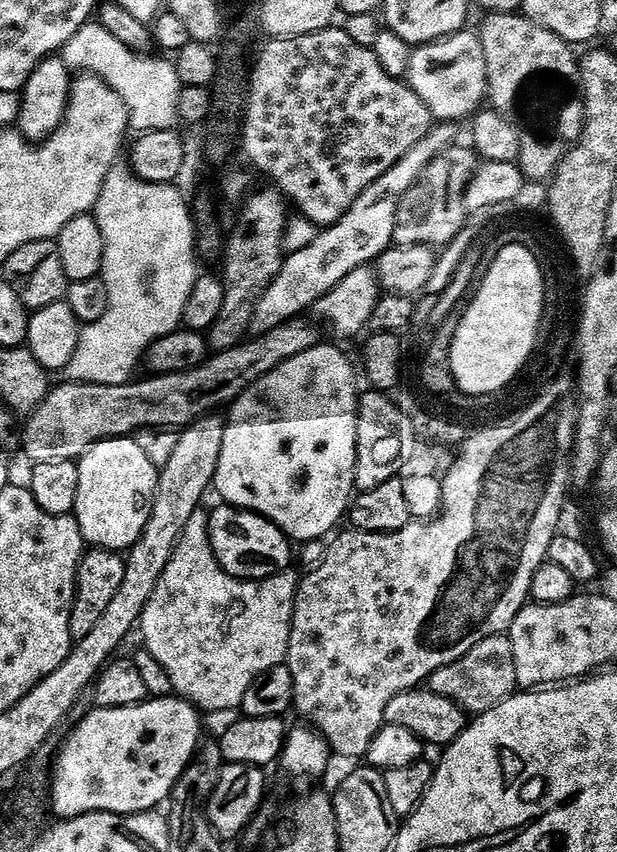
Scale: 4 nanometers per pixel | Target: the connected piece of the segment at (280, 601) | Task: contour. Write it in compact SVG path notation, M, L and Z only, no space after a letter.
M204 510L190 514L190 522L186 522L184 533L180 535L174 554L170 558L170 566L162 570L162 578L158 578L158 586L154 586L154 594L150 594L150 602L146 602L146 610L140 615L138 632L144 635L144 644L148 647L149 654L164 667L164 672L168 675L173 690L176 691L173 693L177 697L187 700L189 704L194 704L197 709L203 711L205 708L208 712L228 712L231 708L234 710L240 708L242 698L246 698L246 690L250 690L250 682L254 682L258 674L287 661L290 630L292 629L292 604L296 601L298 576L295 576L292 570L282 571L277 576L271 576L265 580L239 580L226 574L226 570L222 570L212 549L212 539L208 533L208 517L209 513Z

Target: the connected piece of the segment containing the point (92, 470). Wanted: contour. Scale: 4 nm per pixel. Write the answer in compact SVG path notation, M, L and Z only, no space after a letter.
M124 439L99 440L80 457L74 513L85 545L118 553L135 546L142 530L146 530L156 497L158 475L157 465L152 465L143 446Z

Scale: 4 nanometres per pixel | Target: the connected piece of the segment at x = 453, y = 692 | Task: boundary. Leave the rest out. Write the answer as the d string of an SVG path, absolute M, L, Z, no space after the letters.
M488 634L477 639L465 651L462 658L442 666L433 676L428 677L427 687L434 694L442 694L442 698L450 698L468 714L488 712L513 695L517 691L518 685L514 670L512 641L507 635L492 635Z

